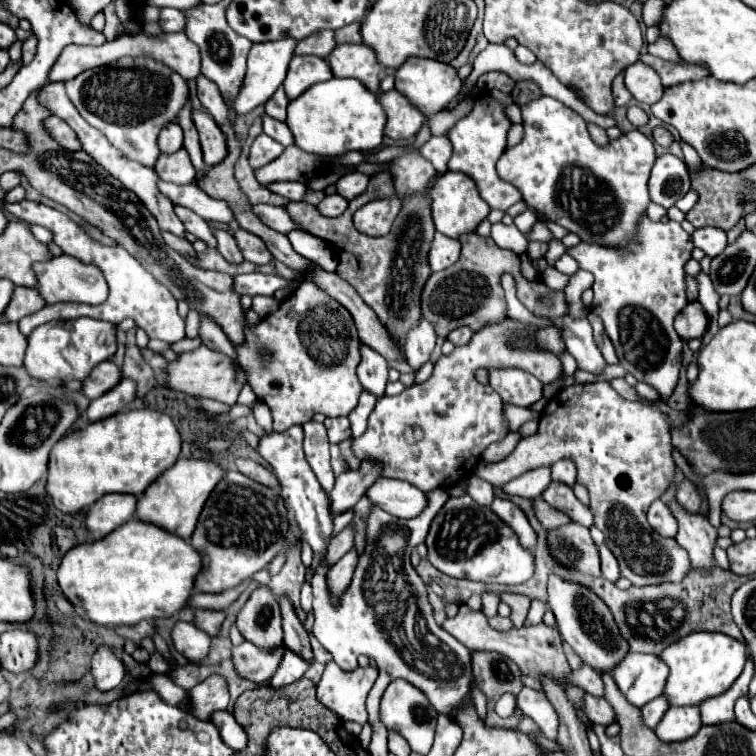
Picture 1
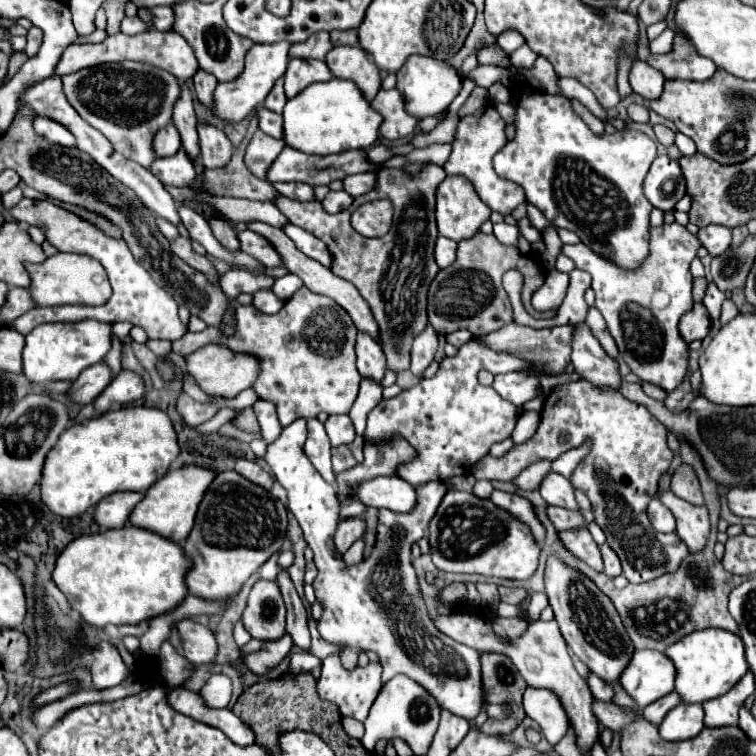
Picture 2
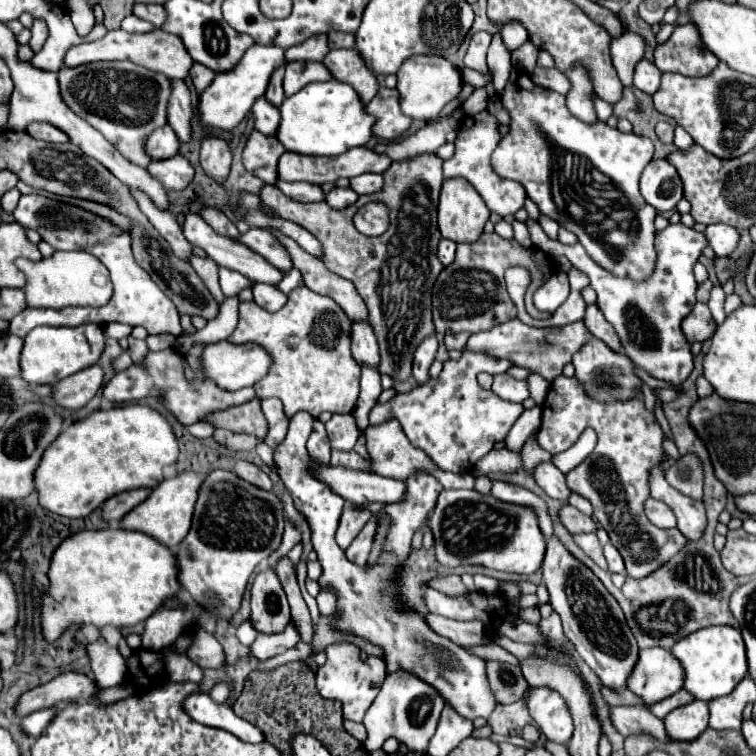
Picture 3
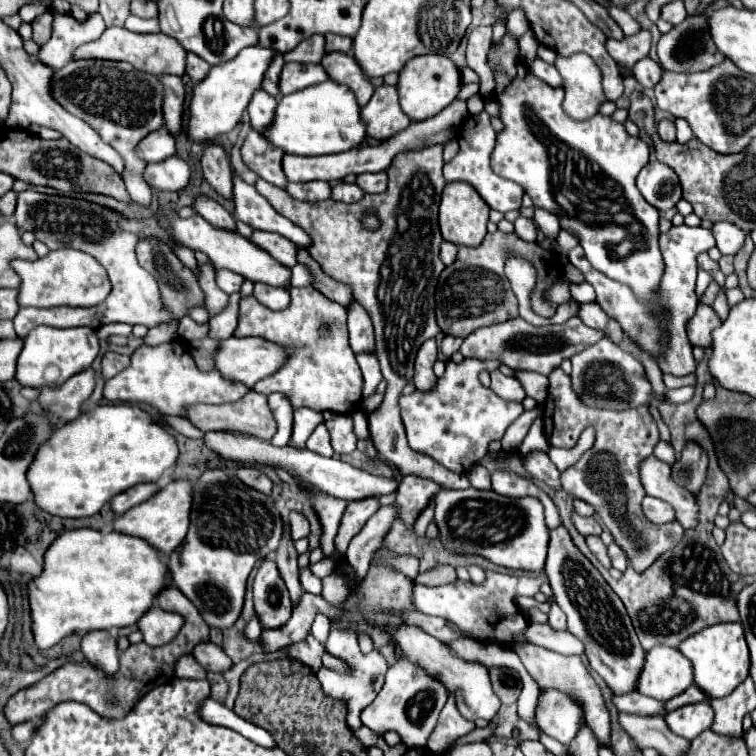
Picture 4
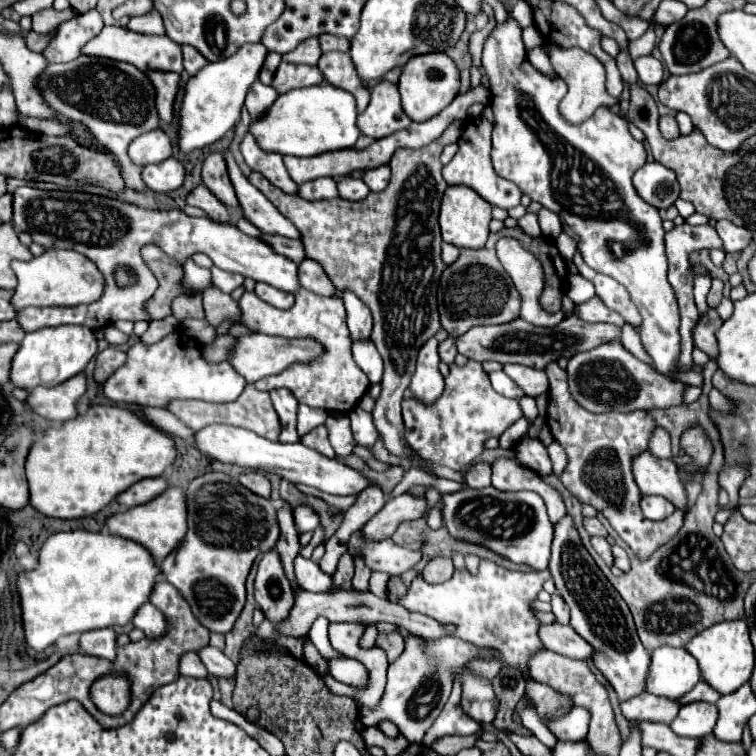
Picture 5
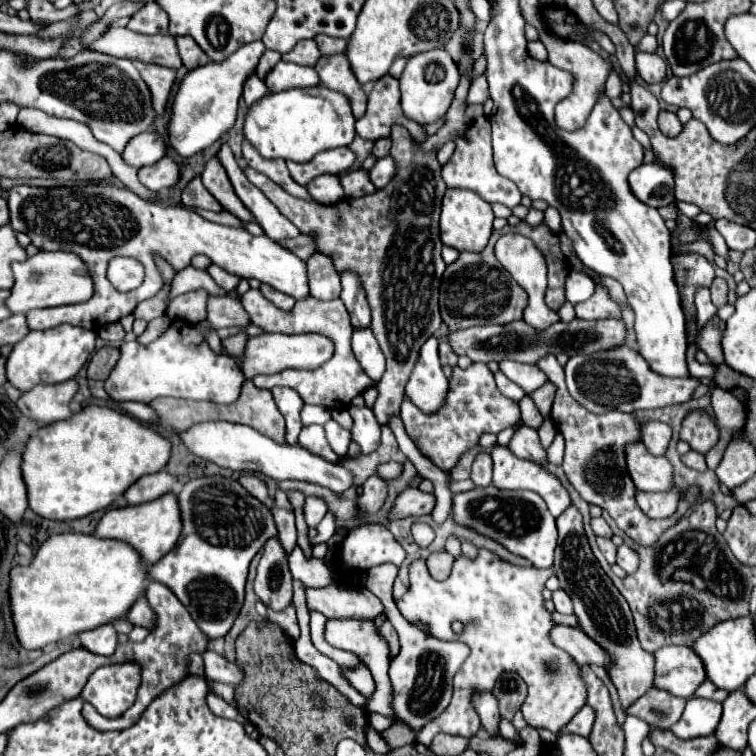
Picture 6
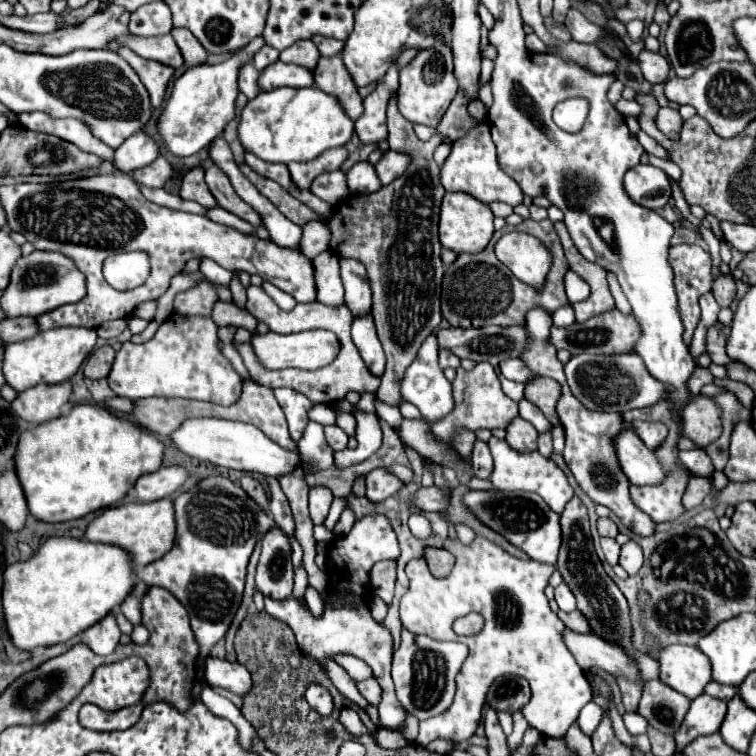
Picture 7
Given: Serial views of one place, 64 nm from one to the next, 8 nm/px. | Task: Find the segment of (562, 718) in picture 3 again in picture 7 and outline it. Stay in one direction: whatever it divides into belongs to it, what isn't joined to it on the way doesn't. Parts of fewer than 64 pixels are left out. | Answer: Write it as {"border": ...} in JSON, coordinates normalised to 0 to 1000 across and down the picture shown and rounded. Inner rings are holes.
{"border":[[[778,929],[778,931],[772,934],[772,939],[767,942],[767,947],[765,947],[765,958],[767,958],[767,963],[780,974],[780,971],[788,966],[788,960],[794,958],[796,947],[799,947],[799,939],[796,939],[791,931]]]}

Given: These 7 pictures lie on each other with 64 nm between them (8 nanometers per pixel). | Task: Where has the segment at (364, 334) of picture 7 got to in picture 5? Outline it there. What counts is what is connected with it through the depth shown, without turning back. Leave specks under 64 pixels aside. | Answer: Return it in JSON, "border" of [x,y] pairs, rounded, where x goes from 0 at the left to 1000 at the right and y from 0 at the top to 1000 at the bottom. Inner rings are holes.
{"border":[[[489,447],[481,450],[471,450],[466,455],[466,468],[471,481],[481,489],[481,495],[487,497],[489,508],[500,508],[505,503],[505,492],[508,492],[508,481],[505,481],[505,471],[497,463],[495,452]]]}

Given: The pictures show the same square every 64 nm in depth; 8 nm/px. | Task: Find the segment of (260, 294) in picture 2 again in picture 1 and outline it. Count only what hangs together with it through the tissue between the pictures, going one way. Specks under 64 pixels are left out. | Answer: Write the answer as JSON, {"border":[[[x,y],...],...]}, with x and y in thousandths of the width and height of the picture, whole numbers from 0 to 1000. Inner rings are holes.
{"border":[[[336,392],[333,394],[333,410],[344,418],[344,421],[352,421],[357,418],[360,413],[365,413],[370,405],[370,399],[362,394],[362,392]]]}

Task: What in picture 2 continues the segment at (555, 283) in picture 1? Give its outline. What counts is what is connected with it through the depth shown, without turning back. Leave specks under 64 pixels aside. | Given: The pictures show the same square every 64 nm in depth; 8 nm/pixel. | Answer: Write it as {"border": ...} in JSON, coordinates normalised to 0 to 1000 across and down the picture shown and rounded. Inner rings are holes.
{"border":[[[728,357],[722,362],[722,373],[706,386],[704,402],[709,410],[738,410],[751,384],[751,362],[743,362],[738,357]]]}

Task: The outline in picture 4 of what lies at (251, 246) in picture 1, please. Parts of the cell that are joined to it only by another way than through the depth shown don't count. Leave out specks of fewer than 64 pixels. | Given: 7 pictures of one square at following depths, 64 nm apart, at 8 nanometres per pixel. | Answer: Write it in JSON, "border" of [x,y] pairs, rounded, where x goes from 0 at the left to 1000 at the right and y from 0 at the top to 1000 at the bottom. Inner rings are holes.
{"border":[[[339,304],[331,315],[333,315],[336,323],[341,323],[352,333],[357,333],[376,352],[384,352],[386,354],[389,349],[394,349],[394,325],[386,317],[381,317],[381,315],[370,312],[370,310],[344,307],[344,304]]]}

